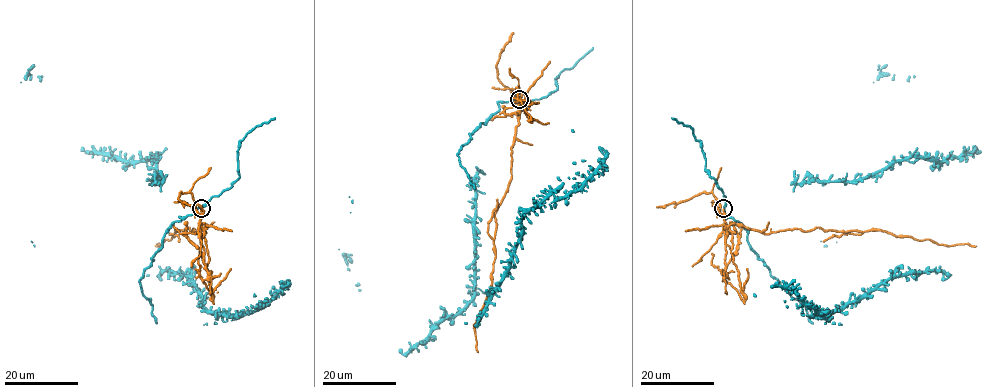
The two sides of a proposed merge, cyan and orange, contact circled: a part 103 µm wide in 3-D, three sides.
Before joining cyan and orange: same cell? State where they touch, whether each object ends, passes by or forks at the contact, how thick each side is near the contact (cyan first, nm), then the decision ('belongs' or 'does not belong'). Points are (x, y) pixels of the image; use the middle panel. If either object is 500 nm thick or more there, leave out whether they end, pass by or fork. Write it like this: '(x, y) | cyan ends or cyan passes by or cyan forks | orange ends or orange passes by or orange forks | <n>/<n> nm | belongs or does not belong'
(519, 99) | cyan passes by | orange ends | 240/130 nm | does not belong

